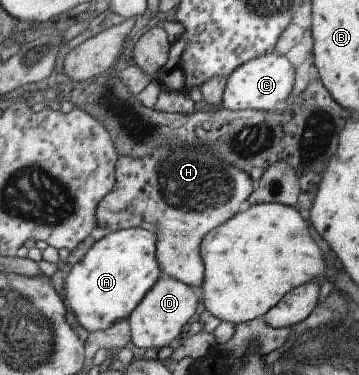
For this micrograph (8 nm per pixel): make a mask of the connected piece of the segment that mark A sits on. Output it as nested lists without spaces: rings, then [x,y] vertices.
[[[130,228],[118,230],[98,241],[85,259],[73,267],[65,282],[66,300],[70,311],[91,332],[109,330],[122,320],[130,320],[132,314],[144,303],[145,297],[165,277],[164,267],[158,258],[158,234],[151,228]]]

